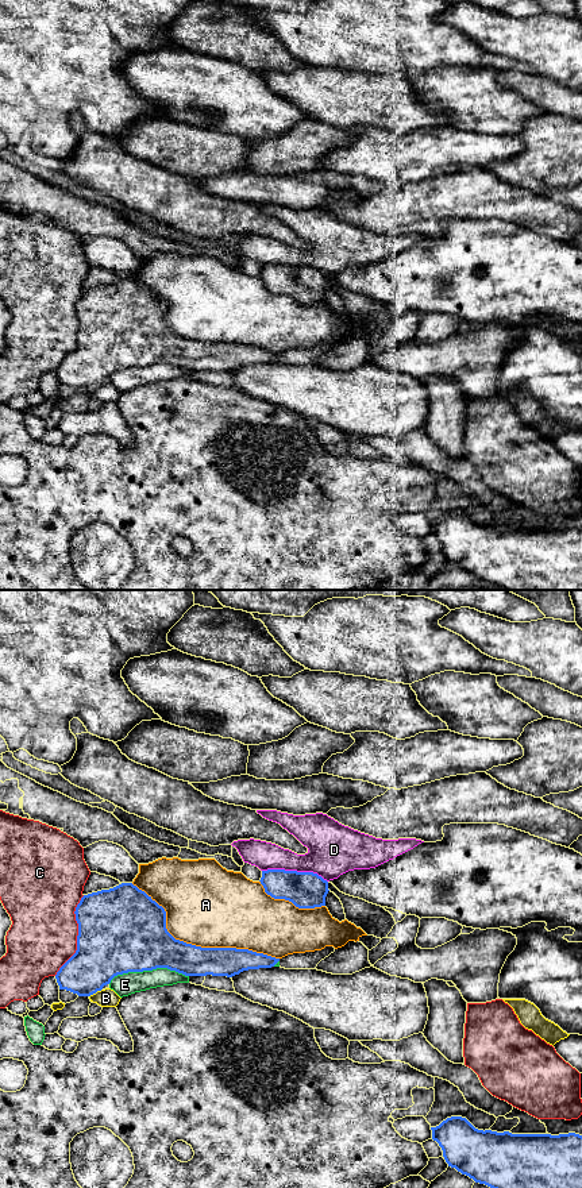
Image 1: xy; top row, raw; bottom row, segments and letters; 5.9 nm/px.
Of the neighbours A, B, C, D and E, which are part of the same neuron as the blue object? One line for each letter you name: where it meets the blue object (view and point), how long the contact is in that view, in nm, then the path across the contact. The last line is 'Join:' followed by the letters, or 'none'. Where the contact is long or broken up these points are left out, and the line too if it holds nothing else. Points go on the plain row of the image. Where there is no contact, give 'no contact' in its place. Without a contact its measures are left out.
Join: none

